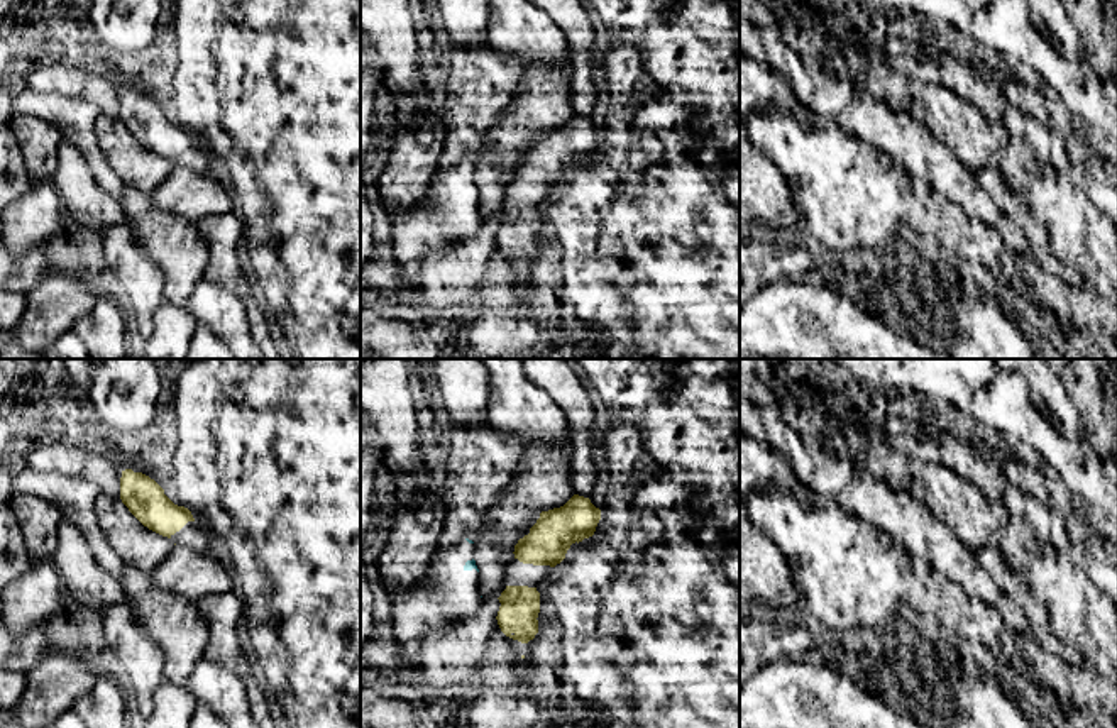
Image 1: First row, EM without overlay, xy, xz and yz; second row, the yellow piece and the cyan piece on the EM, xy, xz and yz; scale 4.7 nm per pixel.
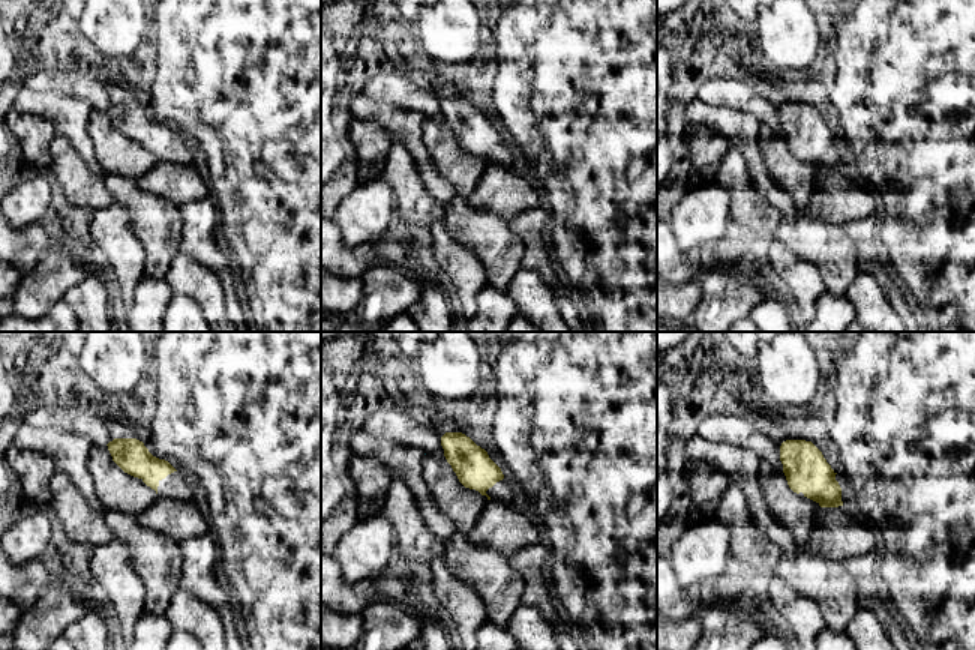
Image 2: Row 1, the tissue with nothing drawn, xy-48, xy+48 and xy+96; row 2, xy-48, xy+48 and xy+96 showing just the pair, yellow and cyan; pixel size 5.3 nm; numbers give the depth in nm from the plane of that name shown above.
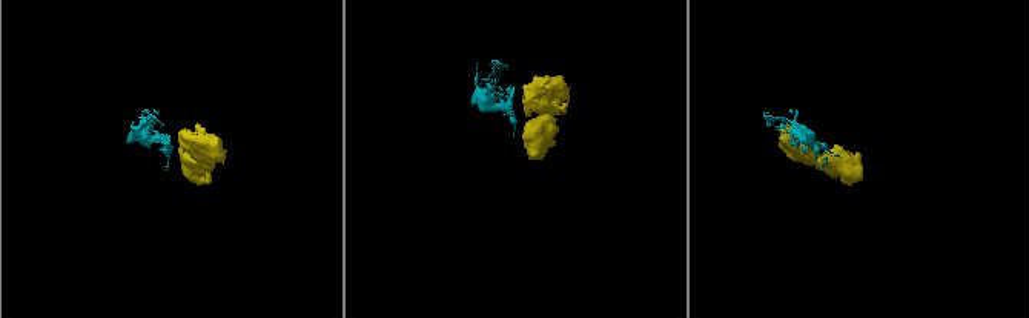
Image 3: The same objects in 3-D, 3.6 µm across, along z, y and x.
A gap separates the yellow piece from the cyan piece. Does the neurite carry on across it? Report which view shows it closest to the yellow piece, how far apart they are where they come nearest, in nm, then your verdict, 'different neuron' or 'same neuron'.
view xz; gap 80 nm; different neuron

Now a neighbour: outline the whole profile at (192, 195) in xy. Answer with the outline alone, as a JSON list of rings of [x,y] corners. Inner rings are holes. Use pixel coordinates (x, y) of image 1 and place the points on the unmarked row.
[[[174,166],[149,200],[193,223],[234,210],[232,195],[218,181],[184,166]]]

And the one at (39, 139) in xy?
[[[14,113],[10,127],[22,149],[30,183],[51,181],[58,168],[58,146],[63,139],[58,127],[39,117],[17,113]]]

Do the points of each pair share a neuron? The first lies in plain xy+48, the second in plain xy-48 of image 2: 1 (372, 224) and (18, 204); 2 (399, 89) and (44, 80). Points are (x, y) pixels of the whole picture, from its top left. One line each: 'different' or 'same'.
1: same
2: same

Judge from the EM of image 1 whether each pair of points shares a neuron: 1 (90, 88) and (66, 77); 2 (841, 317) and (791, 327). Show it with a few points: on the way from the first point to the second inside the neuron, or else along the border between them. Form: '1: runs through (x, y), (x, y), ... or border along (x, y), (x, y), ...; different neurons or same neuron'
1: runs through (85, 87), (71, 82); same neuron
2: runs through (830, 329), (821, 337), (806, 337), (803, 334); same neuron

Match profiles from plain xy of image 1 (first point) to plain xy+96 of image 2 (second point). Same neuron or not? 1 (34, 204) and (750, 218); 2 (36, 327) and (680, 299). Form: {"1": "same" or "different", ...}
{"1": "different", "2": "different"}

